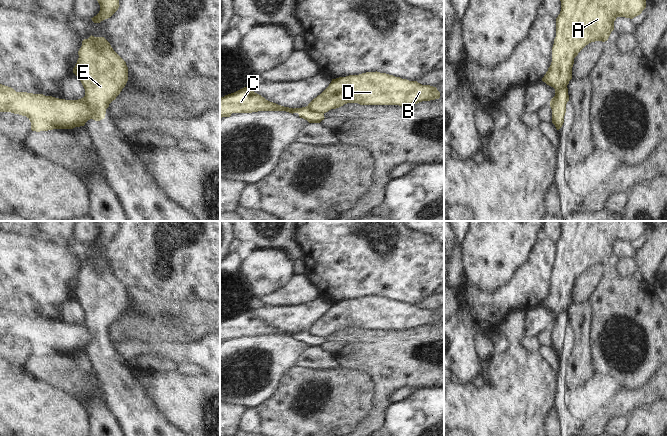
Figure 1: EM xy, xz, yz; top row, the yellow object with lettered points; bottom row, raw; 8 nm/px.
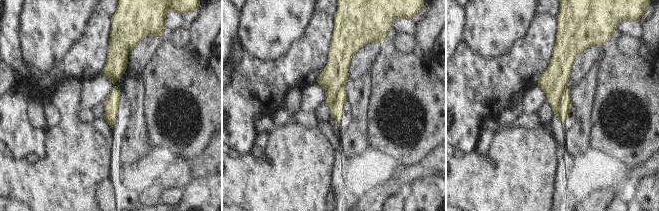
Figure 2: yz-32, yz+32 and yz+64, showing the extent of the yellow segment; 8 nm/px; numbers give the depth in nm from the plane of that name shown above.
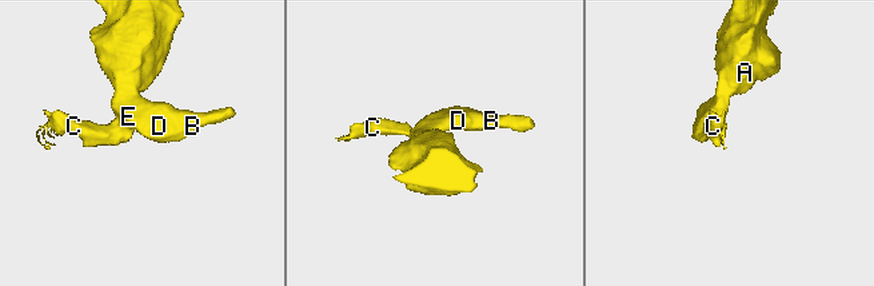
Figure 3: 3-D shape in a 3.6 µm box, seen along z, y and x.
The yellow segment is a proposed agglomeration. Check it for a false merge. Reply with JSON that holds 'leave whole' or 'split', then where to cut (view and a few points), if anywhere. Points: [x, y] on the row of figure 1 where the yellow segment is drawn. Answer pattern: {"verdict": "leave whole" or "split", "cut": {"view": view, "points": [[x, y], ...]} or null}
{"verdict": "split", "cut": {"view": "yz", "points": [[566, 85], [558, 91], [550, 105]]}}

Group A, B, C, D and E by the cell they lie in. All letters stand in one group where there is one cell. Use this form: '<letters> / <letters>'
A B D E / C

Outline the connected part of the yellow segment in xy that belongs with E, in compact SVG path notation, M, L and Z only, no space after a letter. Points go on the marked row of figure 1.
M91 35L88 39L84 39L78 55L79 58L73 68L73 73L79 78L85 89L84 99L91 111L91 119L100 121L105 118L109 104L125 87L128 81L128 67L104 37Z

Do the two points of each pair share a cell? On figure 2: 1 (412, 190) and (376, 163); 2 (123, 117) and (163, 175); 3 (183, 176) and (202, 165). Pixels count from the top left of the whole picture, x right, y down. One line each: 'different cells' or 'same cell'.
1: same cell
2: different cells
3: same cell

